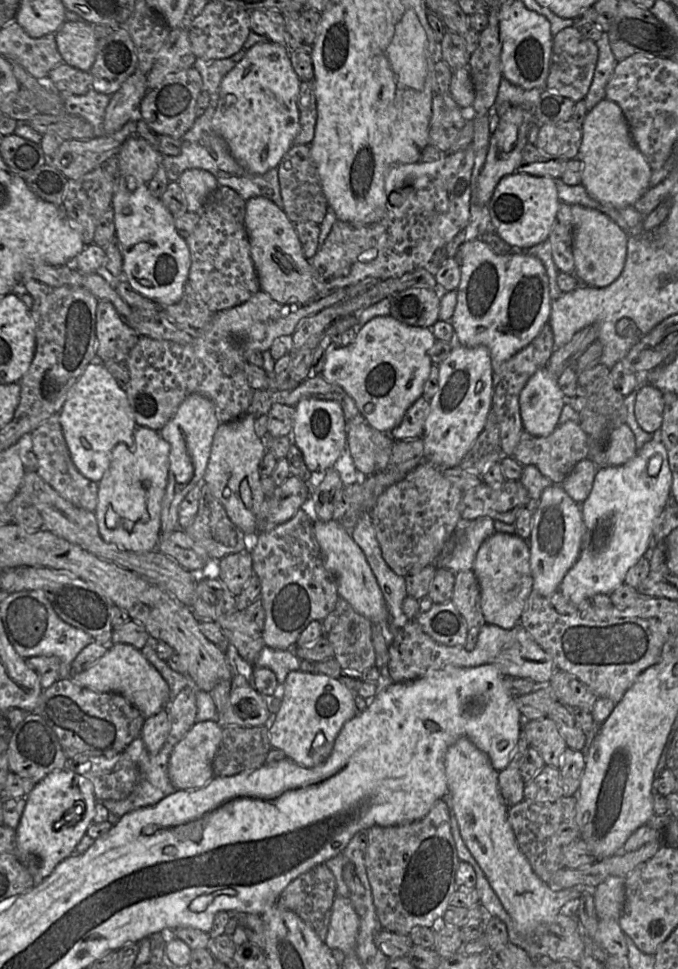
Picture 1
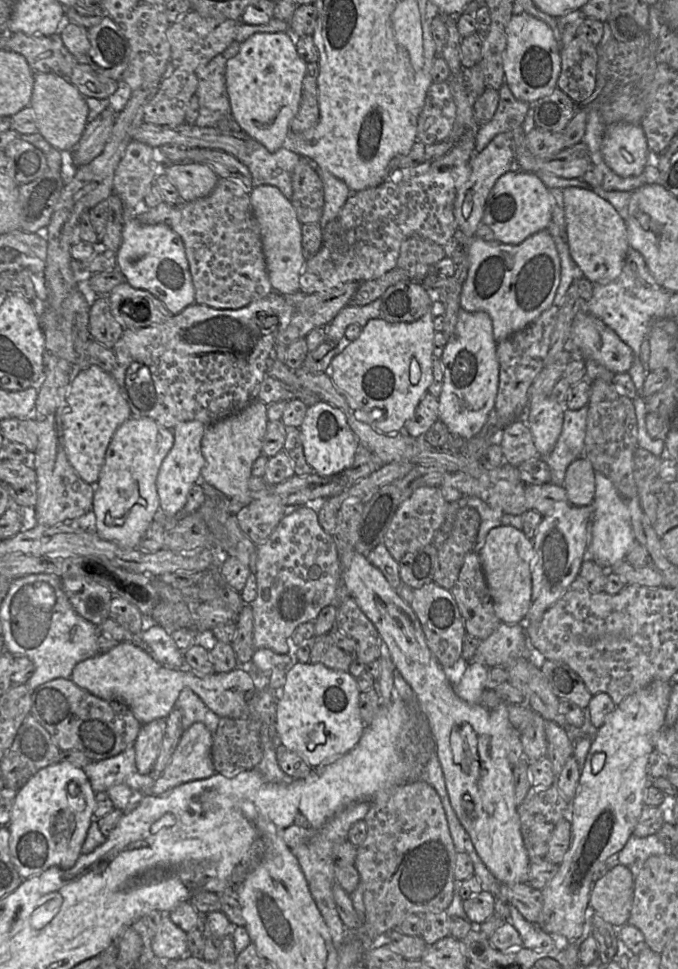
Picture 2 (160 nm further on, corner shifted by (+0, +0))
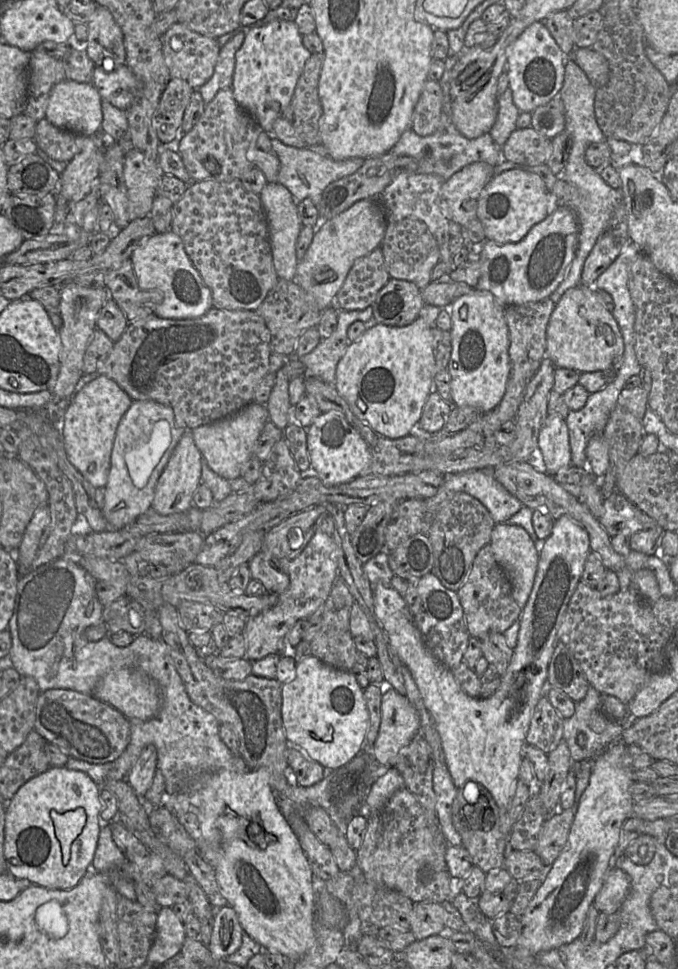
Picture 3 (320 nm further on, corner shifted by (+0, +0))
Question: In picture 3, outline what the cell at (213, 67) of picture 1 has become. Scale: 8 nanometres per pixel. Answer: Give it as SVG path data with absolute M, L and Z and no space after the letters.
M236 30L236 34L220 49L217 62L211 78L198 90L204 104L208 104L221 89L232 86L235 69L235 55L245 39L243 31Z

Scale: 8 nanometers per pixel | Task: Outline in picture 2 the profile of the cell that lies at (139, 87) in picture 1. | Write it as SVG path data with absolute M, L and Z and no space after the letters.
M111 106L107 107L92 122L86 124L86 127L84 129L84 132L83 132L79 142L76 144L76 146L73 149L60 150L60 152L70 151L73 163L77 168L89 164L103 151L103 149L111 135L111 132L112 132L112 129L113 129L113 126L115 124L118 114L119 114L119 112L116 112Z

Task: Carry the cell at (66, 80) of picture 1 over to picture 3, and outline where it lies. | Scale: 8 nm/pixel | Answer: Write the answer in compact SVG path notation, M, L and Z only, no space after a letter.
M126 64L111 72L95 66L92 84L102 99L106 99L113 106L127 113L128 109L142 96L143 91L142 82Z

